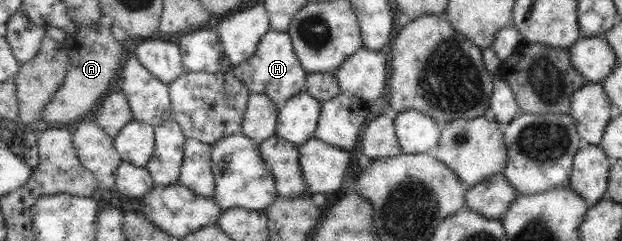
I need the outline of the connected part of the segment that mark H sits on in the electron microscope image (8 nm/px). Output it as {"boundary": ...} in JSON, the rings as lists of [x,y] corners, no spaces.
{"boundary":[[[270,30],[260,40],[252,57],[233,67],[231,71],[234,77],[247,87],[249,94],[266,95],[277,110],[280,110],[290,97],[306,91],[307,73],[295,55],[287,32]]]}

